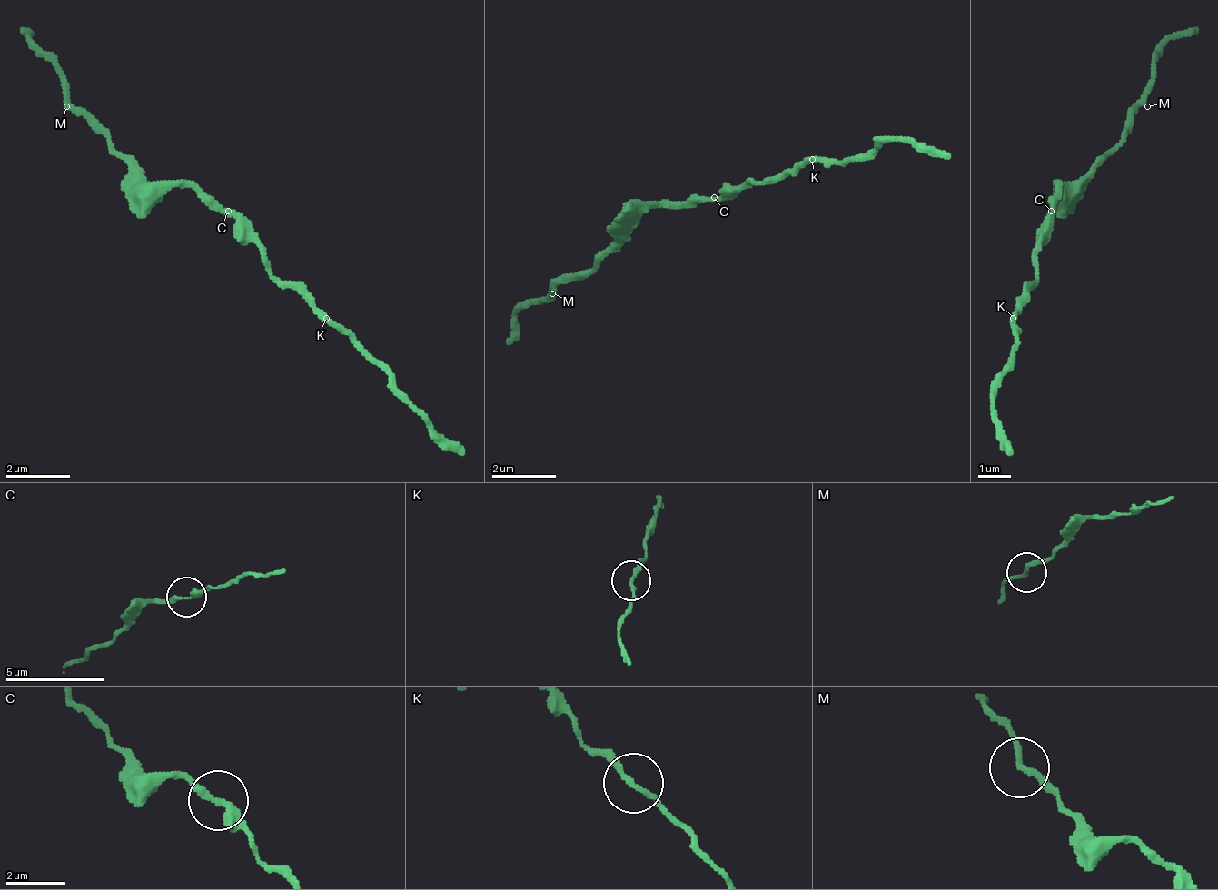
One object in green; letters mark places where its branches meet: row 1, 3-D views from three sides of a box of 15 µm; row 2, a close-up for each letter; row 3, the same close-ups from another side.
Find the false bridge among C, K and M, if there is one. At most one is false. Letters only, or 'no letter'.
no letter

